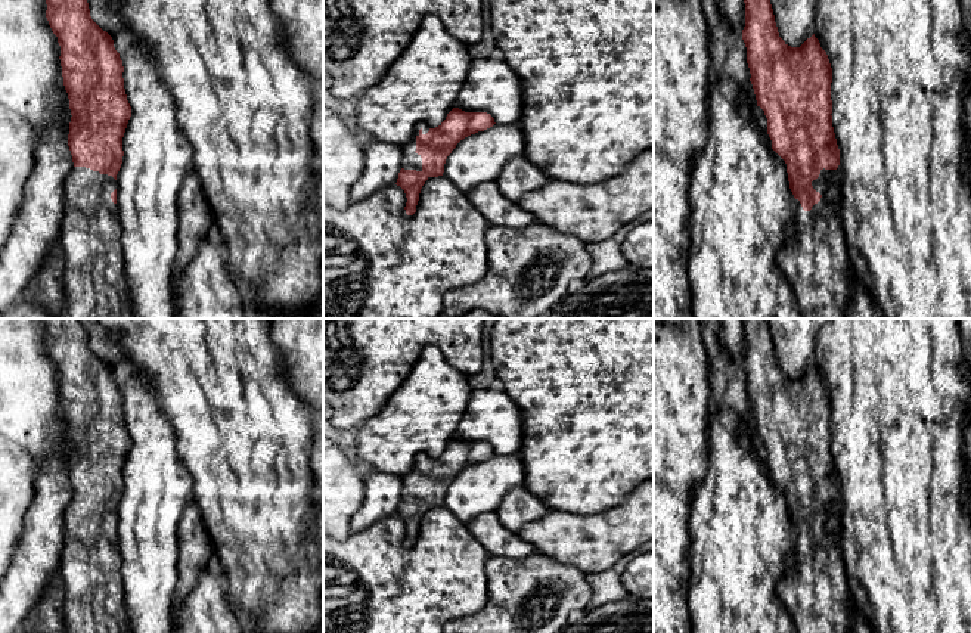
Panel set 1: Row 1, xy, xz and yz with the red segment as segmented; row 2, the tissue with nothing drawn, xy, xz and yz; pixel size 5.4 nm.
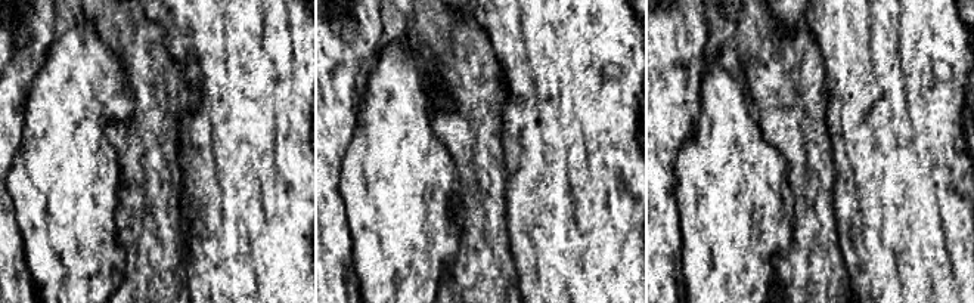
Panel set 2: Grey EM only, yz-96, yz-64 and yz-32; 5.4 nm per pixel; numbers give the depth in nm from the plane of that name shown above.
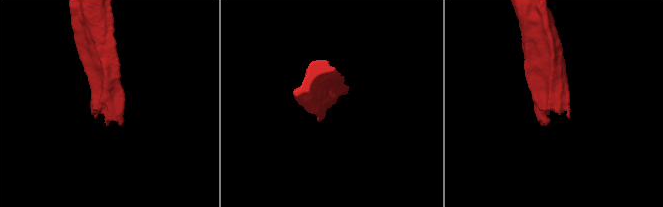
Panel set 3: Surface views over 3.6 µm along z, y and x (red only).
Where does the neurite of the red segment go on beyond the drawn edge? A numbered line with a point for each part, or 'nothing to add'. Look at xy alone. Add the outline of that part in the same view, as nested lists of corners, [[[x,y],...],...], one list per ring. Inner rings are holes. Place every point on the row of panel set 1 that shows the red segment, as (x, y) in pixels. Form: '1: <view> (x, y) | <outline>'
1: xy (95, 282) | [[[72,167],[65,181],[65,212],[59,242],[65,249],[62,282],[69,319],[137,319],[124,271],[118,207],[111,199],[117,186],[112,176],[86,167]]]

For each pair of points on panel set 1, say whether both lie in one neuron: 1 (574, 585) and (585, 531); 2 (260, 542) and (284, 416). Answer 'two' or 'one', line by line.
1: two
2: one

